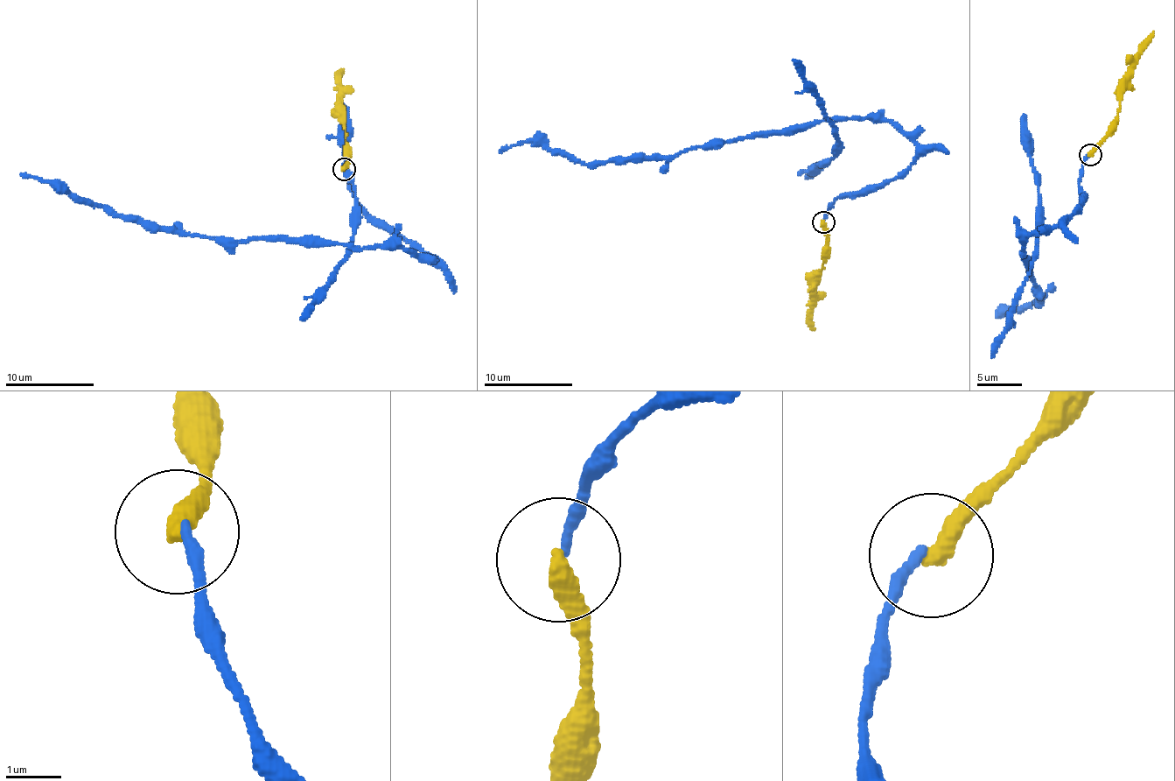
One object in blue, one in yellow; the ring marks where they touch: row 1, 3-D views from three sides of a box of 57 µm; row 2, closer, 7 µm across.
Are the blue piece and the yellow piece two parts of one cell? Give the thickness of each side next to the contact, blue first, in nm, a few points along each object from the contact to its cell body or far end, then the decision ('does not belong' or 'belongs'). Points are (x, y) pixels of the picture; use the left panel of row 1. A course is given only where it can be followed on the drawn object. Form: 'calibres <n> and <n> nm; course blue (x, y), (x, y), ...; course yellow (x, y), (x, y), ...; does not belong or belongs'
calibres 190 and 380 nm; course blue (345, 169), (353, 196), (427, 257), (403, 248), (147, 228), (73, 200), (52, 180), (20, 174); course yellow (344, 170), (345, 109), (339, 72), (343, 69); belongs

